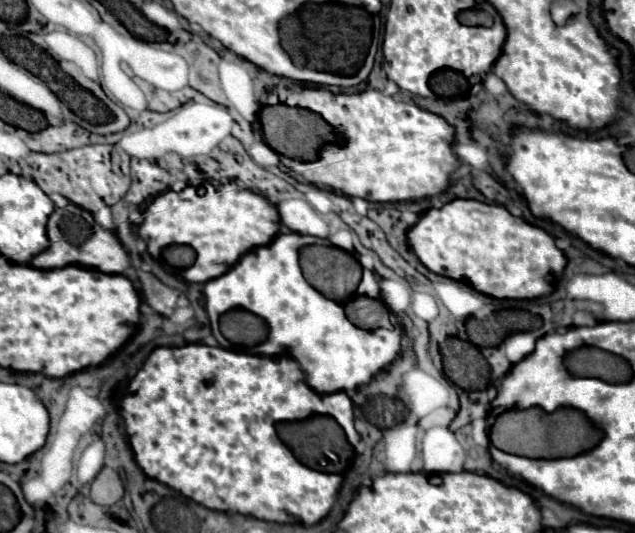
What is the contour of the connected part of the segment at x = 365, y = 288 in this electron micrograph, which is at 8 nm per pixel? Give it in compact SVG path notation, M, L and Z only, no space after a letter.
M363 269L363 279L359 283L359 291L361 291L361 295L367 295L367 297L379 297L379 283L373 277L373 271Z

